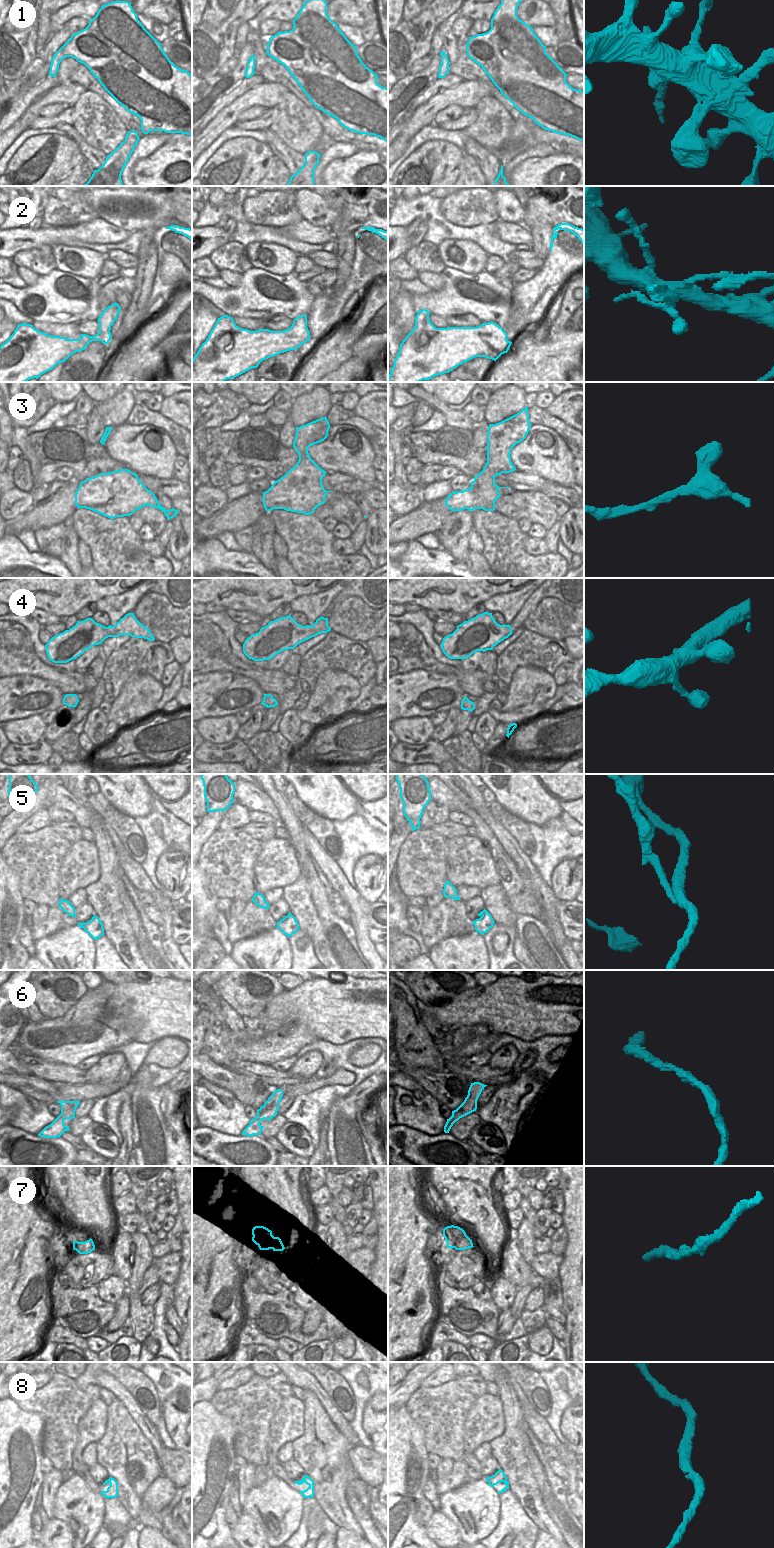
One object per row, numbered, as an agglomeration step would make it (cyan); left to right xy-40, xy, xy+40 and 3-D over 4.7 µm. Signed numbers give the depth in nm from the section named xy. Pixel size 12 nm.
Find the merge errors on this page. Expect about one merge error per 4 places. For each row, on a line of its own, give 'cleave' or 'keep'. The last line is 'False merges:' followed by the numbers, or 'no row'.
1: keep
2: cleave
3: keep
4: keep
5: cleave
6: keep
7: keep
8: keep
False merges: 2, 5

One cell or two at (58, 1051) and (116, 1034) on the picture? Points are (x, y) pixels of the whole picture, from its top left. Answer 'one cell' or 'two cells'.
one cell

